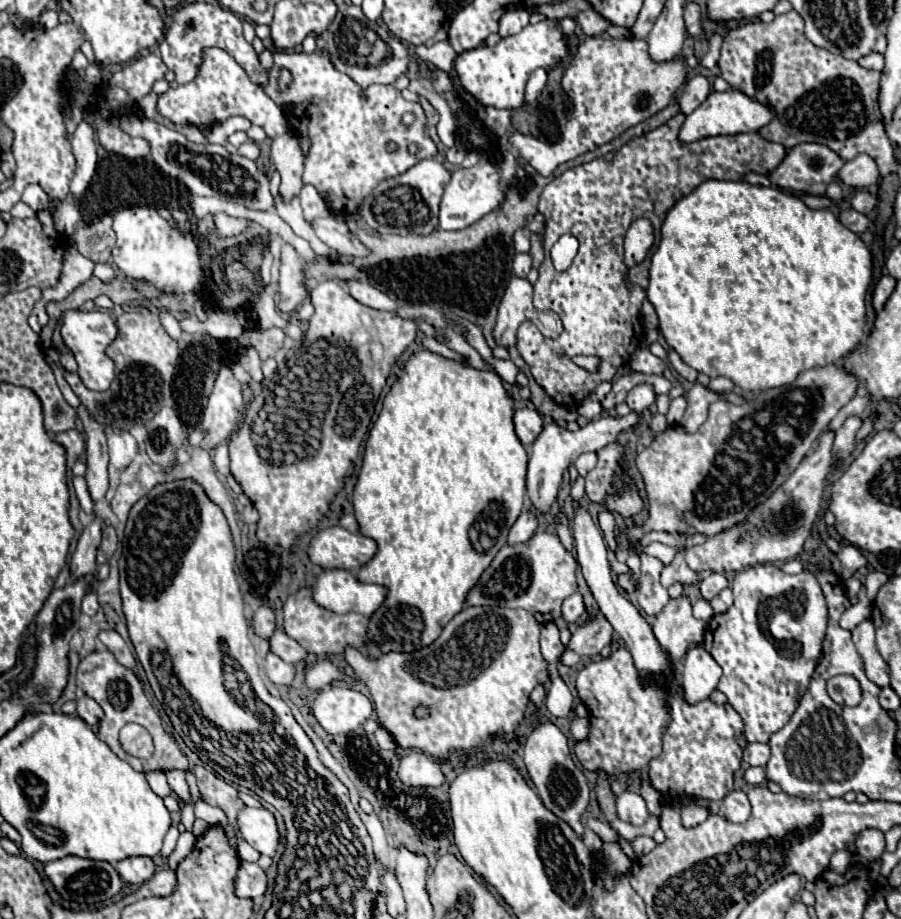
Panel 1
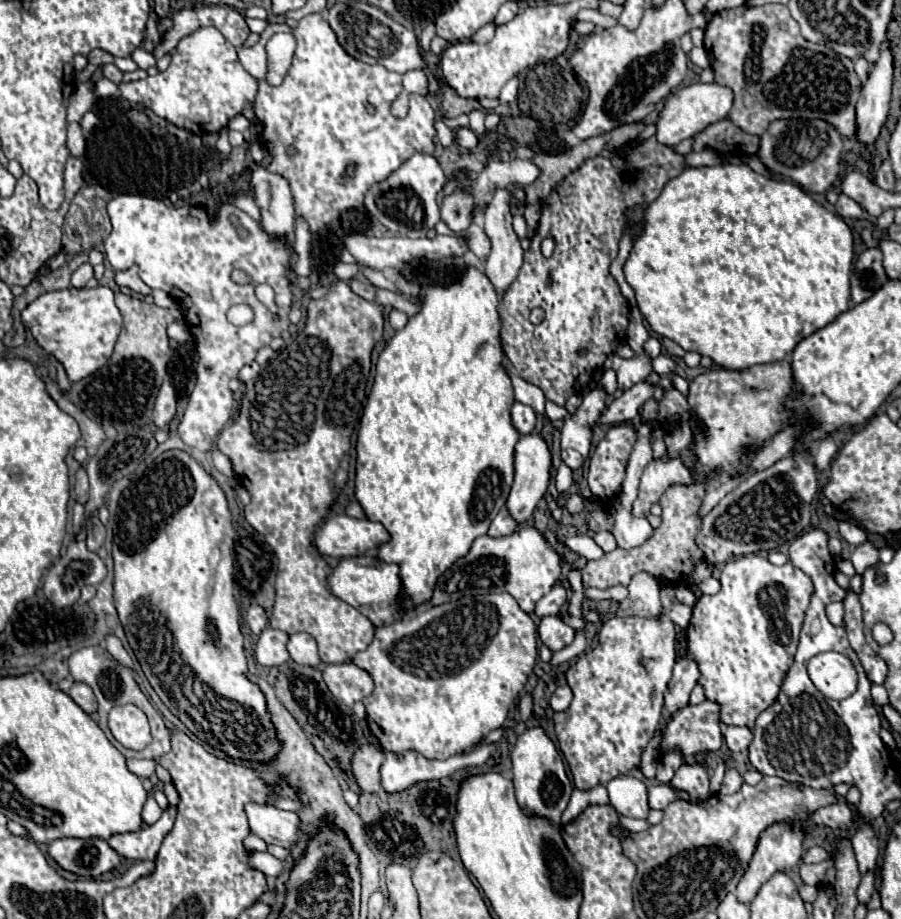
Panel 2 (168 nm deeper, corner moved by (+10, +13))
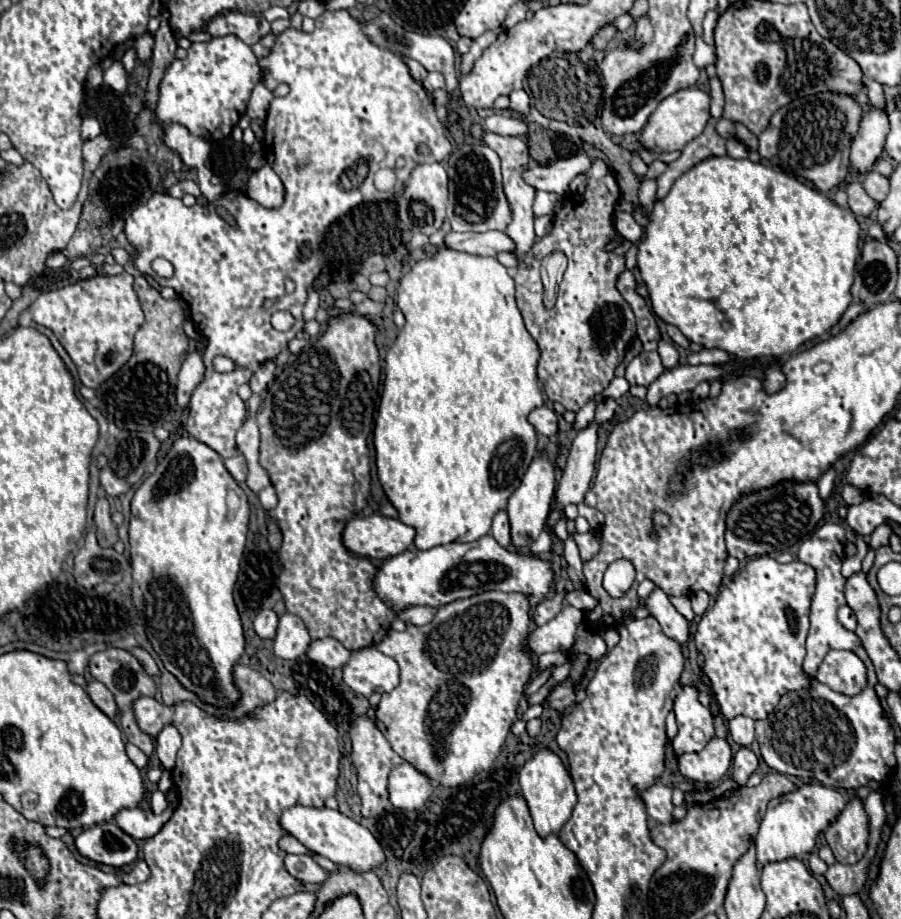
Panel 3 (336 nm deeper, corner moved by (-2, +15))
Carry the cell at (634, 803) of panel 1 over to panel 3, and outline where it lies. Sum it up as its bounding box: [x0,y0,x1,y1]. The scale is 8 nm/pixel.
[637,782,673,824]

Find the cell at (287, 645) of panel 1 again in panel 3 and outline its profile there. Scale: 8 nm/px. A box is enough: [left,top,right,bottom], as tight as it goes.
[307,638,351,668]

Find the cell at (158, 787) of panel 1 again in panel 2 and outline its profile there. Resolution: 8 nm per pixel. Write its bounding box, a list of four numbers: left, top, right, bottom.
[127,758,155,778]

